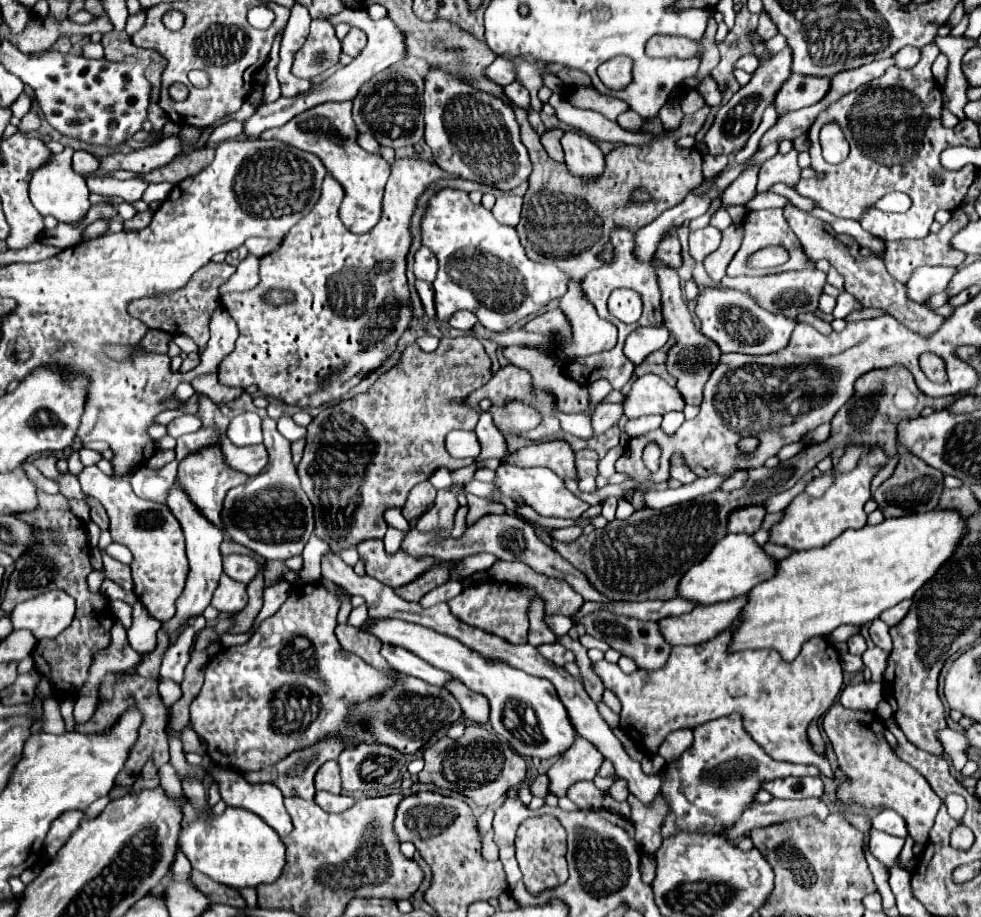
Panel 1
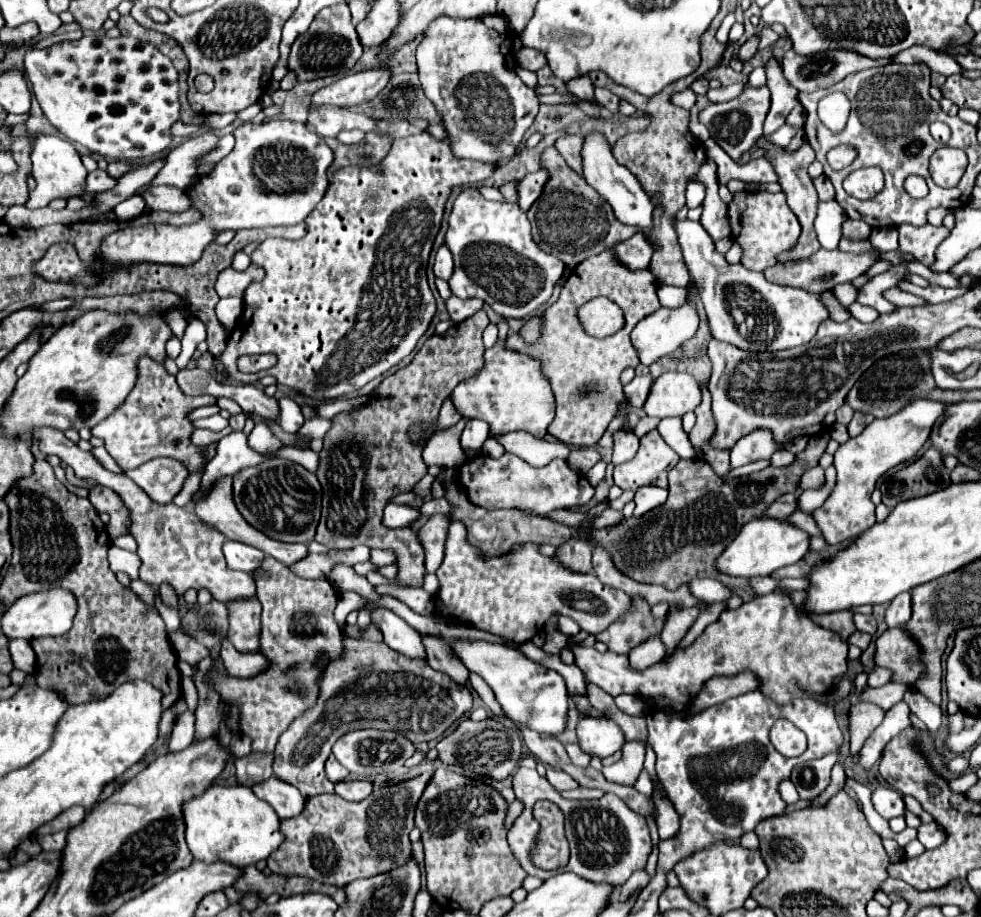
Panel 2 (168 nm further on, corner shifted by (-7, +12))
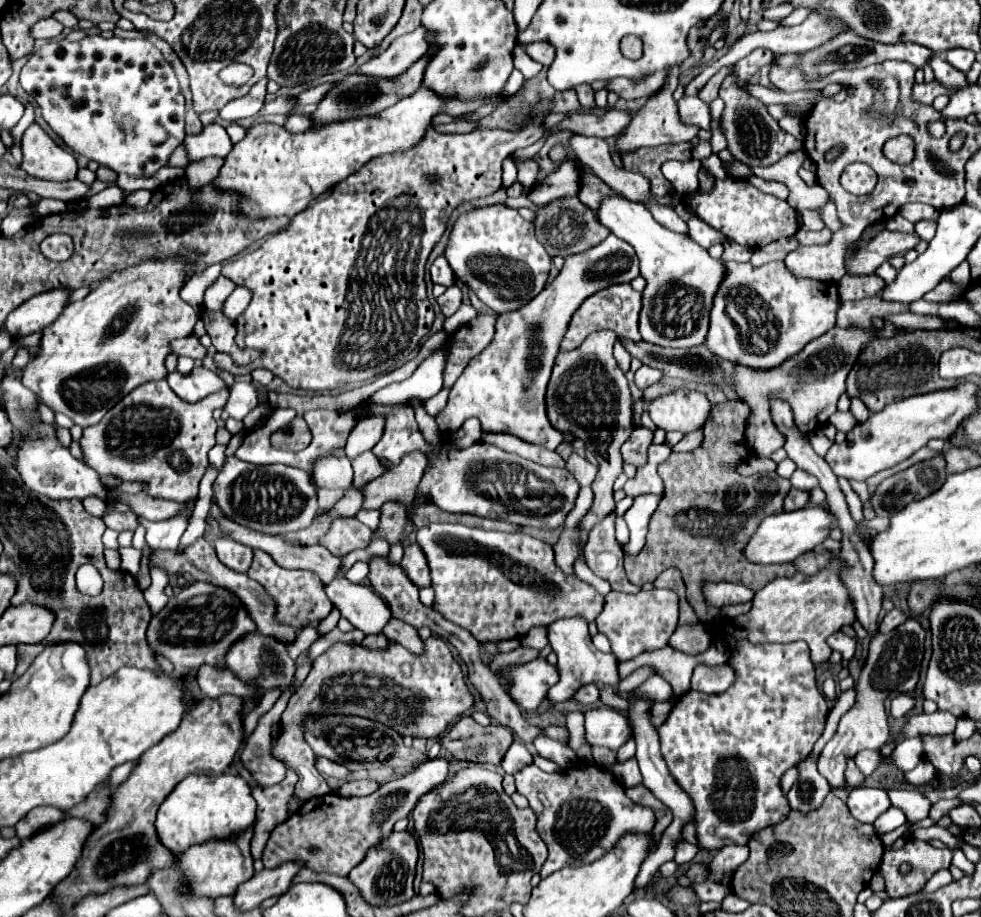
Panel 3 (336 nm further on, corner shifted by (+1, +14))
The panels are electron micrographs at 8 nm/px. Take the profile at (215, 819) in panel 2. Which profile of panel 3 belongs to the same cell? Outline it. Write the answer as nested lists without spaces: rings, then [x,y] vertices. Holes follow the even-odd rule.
[[[188,775],[160,805],[156,831],[160,833],[160,841],[164,841],[168,849],[172,849],[176,855],[182,855],[196,843],[238,837],[256,821],[256,809],[258,805],[252,797],[250,785],[242,777]]]

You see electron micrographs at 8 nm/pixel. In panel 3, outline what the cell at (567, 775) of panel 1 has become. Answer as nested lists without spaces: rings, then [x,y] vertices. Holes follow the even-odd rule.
[[[606,705],[586,709],[584,719],[586,719],[586,741],[592,747],[606,747],[618,751],[620,745],[630,737],[626,715]]]

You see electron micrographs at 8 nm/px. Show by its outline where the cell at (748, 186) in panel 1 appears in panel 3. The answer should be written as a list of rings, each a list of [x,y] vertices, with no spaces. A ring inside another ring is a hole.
[[[785,116],[778,120],[778,124],[786,132],[789,132],[791,135],[796,137],[799,141],[804,140],[803,135],[803,122],[800,118],[793,118]]]

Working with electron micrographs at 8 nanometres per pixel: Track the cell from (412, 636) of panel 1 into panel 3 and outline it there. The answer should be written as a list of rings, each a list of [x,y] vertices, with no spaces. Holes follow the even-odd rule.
[[[544,657],[522,665],[506,665],[498,669],[498,675],[508,681],[508,695],[526,713],[536,711],[548,695],[548,689],[558,681],[556,667]]]

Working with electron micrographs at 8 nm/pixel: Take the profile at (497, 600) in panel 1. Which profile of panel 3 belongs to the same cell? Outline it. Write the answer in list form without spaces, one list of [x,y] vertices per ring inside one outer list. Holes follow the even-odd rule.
[[[434,523],[418,529],[416,539],[424,549],[432,573],[432,609],[444,619],[468,629],[480,643],[522,639],[532,627],[550,625],[558,619],[584,617],[588,623],[592,623],[604,607],[604,595],[600,595],[580,577],[564,575],[564,571],[554,561],[552,547],[526,533],[498,533],[472,529],[460,523]]]

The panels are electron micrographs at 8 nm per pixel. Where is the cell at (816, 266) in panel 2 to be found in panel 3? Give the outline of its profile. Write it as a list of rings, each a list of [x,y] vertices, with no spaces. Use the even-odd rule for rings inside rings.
[[[878,233],[872,241],[866,241],[854,251],[854,257],[846,261],[846,273],[850,275],[870,275],[878,265],[894,255],[906,255],[920,237],[908,237],[904,233]]]

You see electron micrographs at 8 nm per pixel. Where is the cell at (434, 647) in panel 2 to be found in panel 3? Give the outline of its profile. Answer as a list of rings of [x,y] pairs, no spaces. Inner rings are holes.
[[[390,621],[390,625],[384,627],[384,635],[388,639],[394,639],[398,641],[400,645],[404,645],[408,651],[416,653],[416,655],[424,655],[424,641],[420,639],[418,635],[418,629],[414,629],[412,625],[408,623],[402,623],[402,621]]]

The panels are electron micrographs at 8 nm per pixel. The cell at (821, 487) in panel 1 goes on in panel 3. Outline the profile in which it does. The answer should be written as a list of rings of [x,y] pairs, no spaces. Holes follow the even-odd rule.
[[[796,469],[796,471],[794,471],[794,475],[790,477],[790,483],[792,483],[792,487],[796,487],[796,489],[814,489],[814,487],[818,487],[816,477],[812,477],[810,473],[804,473],[802,469]]]

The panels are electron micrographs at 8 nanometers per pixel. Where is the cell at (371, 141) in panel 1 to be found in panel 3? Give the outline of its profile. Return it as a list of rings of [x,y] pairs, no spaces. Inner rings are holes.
[[[290,115],[288,121],[284,123],[286,129],[294,131],[294,133],[300,133],[300,131],[308,131],[308,127],[312,127],[312,123],[308,121],[308,117],[300,117],[300,115]]]

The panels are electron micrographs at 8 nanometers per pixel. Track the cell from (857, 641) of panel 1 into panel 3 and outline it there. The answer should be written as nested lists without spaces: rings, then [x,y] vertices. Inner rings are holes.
[[[842,631],[834,633],[832,637],[828,637],[828,645],[830,645],[832,649],[840,651],[844,661],[850,661],[850,659],[854,657],[854,653],[856,653],[856,639],[854,639],[854,637],[844,635]]]

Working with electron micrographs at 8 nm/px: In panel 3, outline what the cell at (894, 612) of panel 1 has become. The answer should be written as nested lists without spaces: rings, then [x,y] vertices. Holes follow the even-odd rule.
[[[894,607],[890,609],[884,617],[882,617],[882,623],[880,623],[880,633],[888,633],[892,629],[896,629],[898,625],[902,625],[906,621],[906,613],[900,609],[900,607]]]

